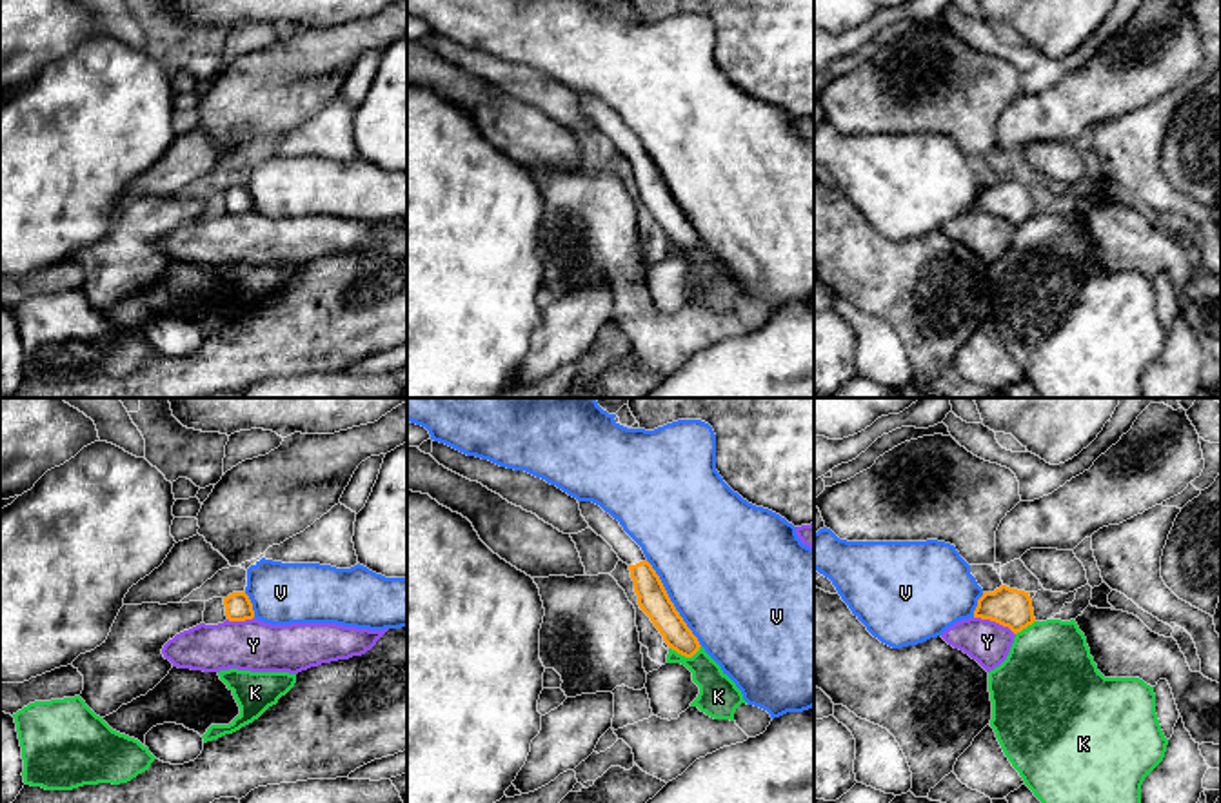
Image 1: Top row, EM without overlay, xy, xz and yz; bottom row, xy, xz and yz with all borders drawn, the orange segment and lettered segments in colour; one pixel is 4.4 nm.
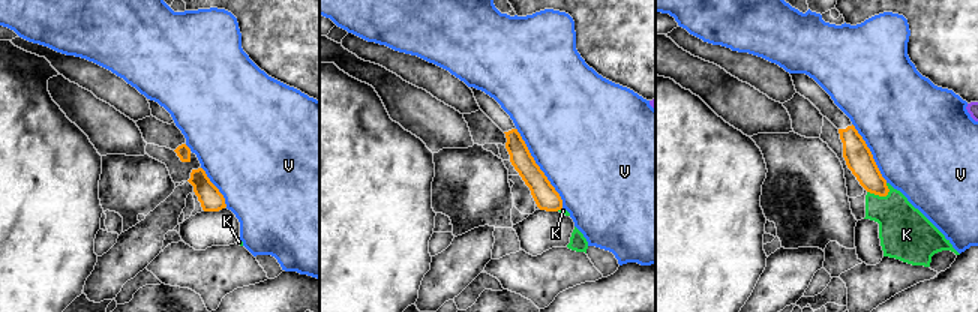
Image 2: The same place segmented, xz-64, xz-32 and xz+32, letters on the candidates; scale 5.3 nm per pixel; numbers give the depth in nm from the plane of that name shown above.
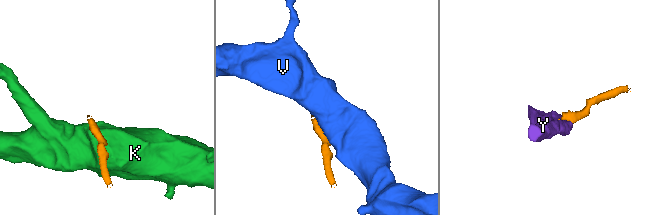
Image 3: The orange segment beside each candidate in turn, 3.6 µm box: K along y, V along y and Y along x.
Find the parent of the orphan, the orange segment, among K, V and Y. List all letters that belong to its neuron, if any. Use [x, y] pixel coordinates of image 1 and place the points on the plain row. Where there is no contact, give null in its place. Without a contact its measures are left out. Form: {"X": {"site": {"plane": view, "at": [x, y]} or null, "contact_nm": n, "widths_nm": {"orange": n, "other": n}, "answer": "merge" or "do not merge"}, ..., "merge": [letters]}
{"K": {"site": {"plane": "xz", "at": [685, 249]}, "contact_nm": 140, "widths_nm": {"orange": 120, "other": 180}, "answer": "do not merge"}, "V": {"site": {"plane": "xz", "at": [673, 197]}, "contact_nm": 460, "widths_nm": {"orange": 140, "other": 500}, "answer": "do not merge"}, "Y": {"site": {"plane": "yz", "at": [994, 213]}, "contact_nm": 200, "widths_nm": {"orange": 170, "other": 190}, "answer": "do not merge"}, "merge": []}

